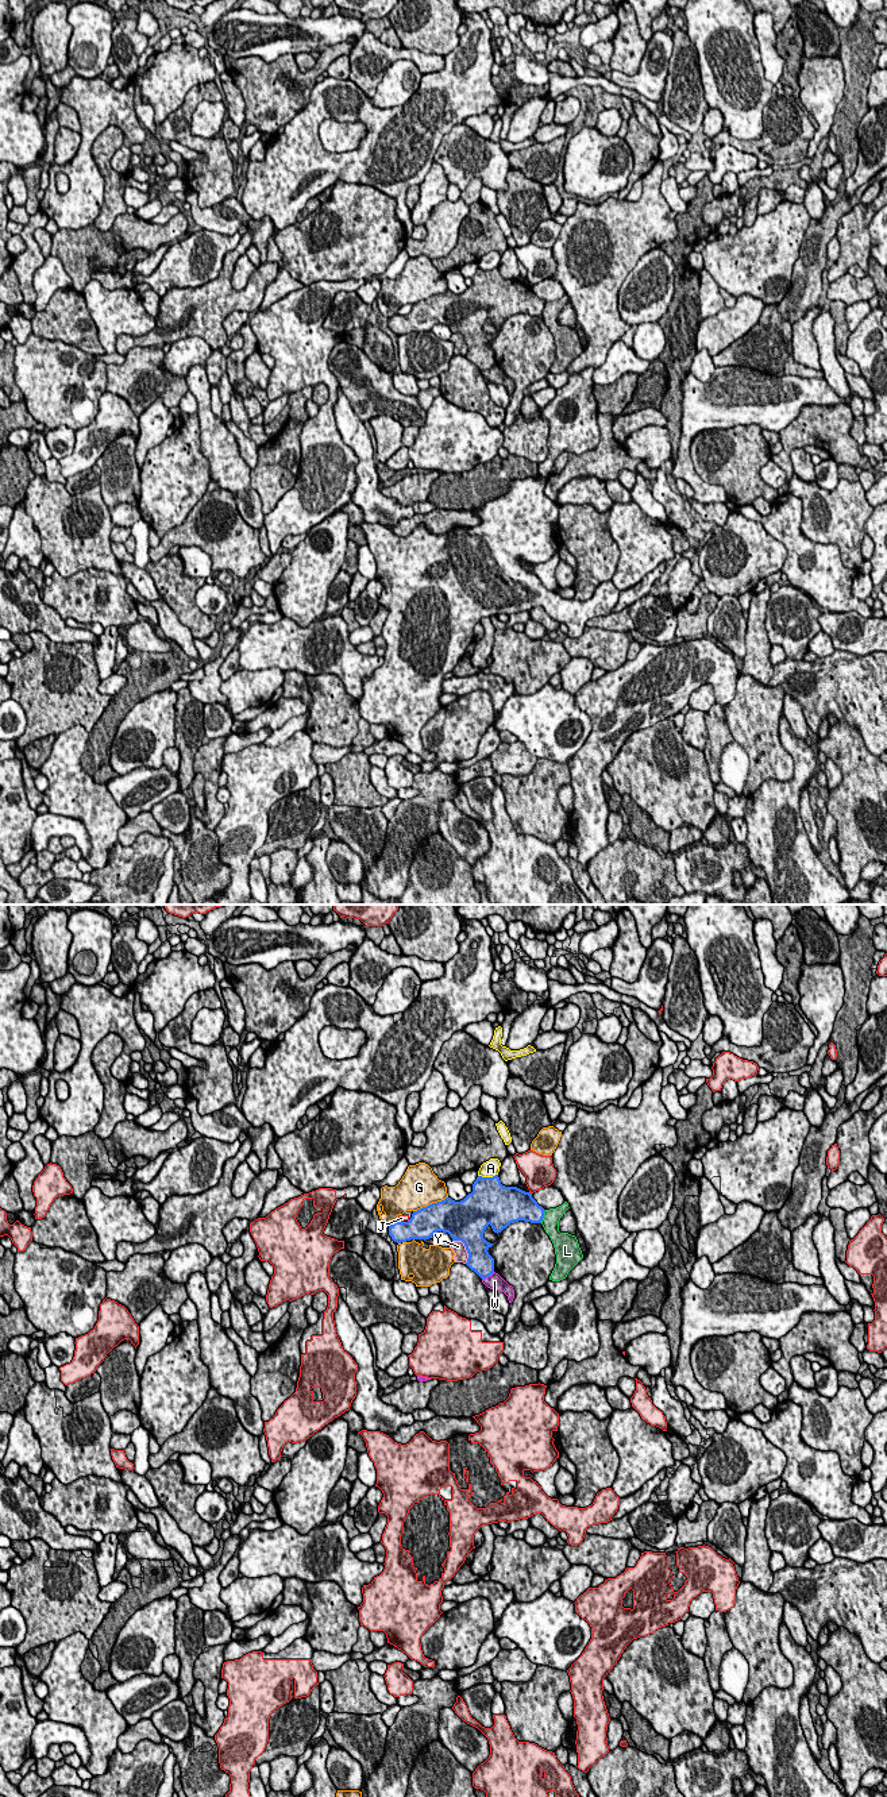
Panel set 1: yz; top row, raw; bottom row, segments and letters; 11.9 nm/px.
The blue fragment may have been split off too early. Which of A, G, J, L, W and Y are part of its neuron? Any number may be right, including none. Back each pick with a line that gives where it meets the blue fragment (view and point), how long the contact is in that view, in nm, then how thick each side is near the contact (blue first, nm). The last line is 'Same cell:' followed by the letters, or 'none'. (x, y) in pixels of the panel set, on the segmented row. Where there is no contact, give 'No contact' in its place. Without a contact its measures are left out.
Same cell: none

